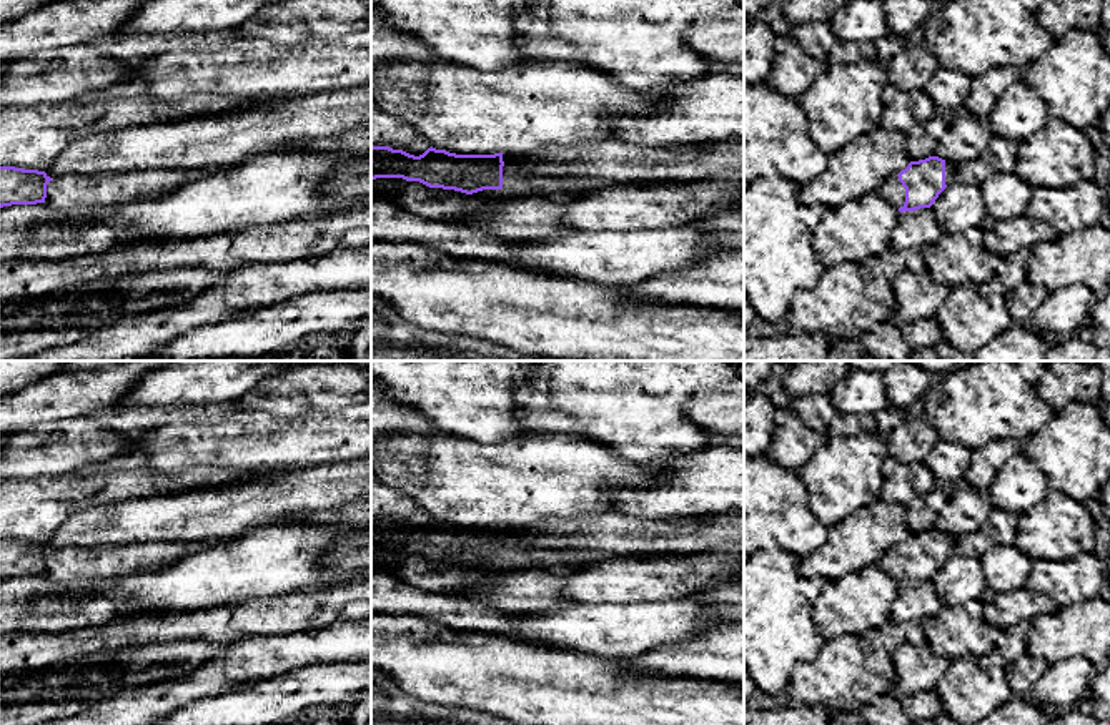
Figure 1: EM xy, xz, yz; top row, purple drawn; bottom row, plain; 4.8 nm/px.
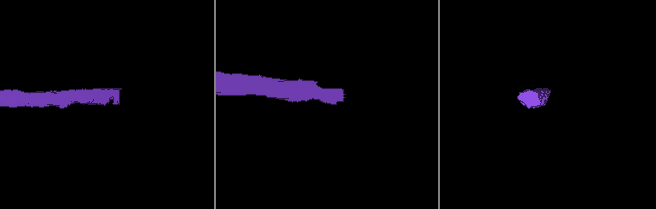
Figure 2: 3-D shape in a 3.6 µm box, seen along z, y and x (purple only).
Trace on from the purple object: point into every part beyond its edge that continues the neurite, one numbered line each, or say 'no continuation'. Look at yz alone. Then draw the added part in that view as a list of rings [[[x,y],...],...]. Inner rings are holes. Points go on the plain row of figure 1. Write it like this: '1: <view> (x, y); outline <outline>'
1: yz (894, 564); outline [[[894,547],[892,554],[887,555],[884,562],[879,562],[879,565],[897,580],[904,579],[905,575],[905,560],[899,554],[897,547]]]

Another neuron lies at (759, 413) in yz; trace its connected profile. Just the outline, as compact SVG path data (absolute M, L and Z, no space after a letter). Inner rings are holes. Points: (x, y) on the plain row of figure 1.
M759 391L744 401L744 461L767 454L777 427L777 407Z

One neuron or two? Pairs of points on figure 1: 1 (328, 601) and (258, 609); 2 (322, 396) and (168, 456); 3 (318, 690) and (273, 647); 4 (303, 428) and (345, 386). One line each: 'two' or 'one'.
1: one
2: two
3: two
4: two

